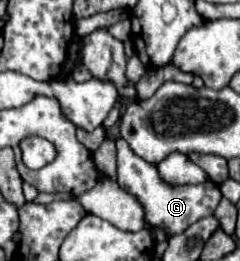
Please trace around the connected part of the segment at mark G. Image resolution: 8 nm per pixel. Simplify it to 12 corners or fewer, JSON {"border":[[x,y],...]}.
{"border":[[117,140],[117,184],[167,236],[211,216],[211,180],[167,184]]}

